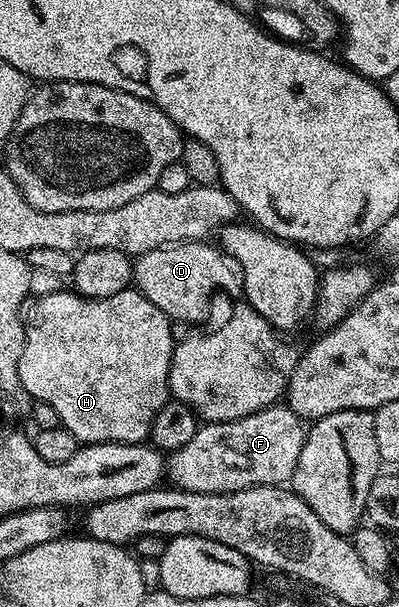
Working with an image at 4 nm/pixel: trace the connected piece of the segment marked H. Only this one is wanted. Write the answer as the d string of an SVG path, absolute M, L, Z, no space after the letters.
M135 287L123 289L109 297L82 297L75 291L47 293L41 297L32 295L20 308L20 322L24 324L24 346L22 355L18 359L18 375L20 376L20 386L24 388L24 392L32 398L33 402L50 403L50 407L54 407L55 413L58 415L61 426L69 429L76 436L77 441L86 445L101 445L102 443L139 445L149 440L152 424L158 411L162 411L162 407L170 400L168 376L174 348L174 340L172 341L174 322L162 310L154 307L154 303L150 303L150 299L146 299L146 295L142 295Z

